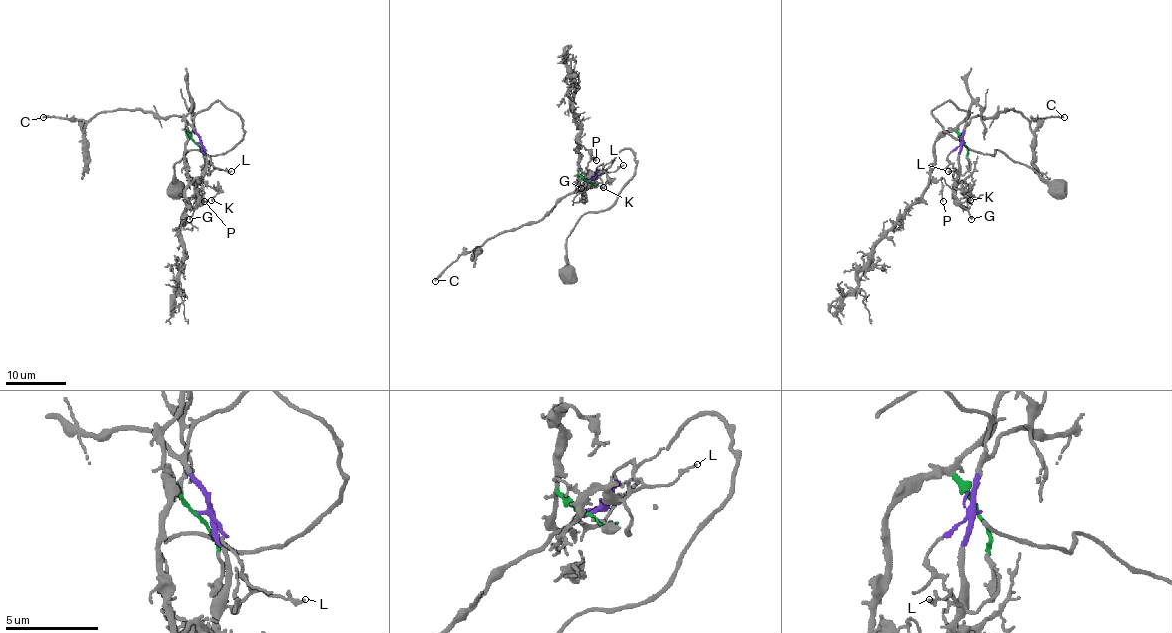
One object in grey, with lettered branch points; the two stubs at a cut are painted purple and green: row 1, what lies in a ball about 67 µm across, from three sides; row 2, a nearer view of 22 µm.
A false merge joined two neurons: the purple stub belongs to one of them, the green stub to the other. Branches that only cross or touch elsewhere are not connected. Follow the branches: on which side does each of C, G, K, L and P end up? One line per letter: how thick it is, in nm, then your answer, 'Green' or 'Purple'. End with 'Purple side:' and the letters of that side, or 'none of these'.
C: Thickness 220 nm. Purple
G: Thickness 140 nm. Purple
K: Thickness 100 nm. Purple
L: Thickness 100 nm. Purple
P: Thickness 90 nm. Green
Purple side: C, G, K, L

